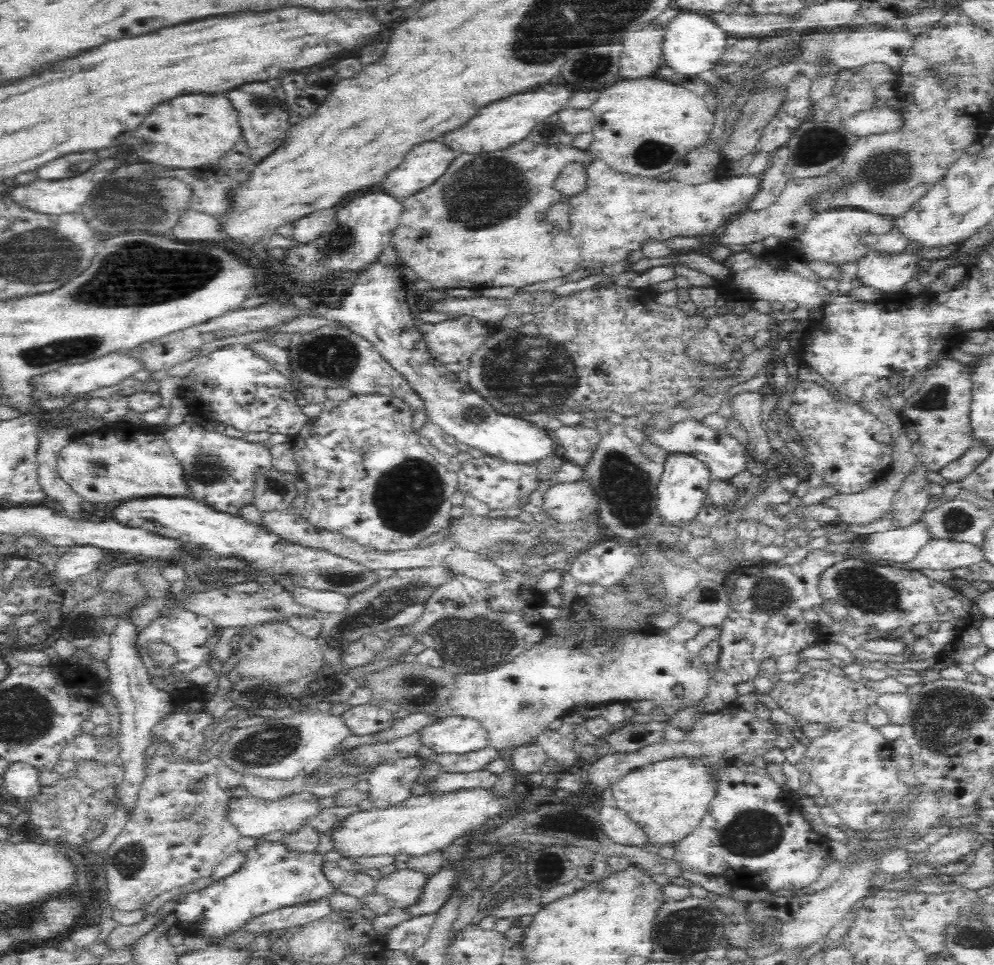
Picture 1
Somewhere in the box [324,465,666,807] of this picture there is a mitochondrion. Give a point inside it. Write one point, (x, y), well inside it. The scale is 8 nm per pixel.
(469, 643)

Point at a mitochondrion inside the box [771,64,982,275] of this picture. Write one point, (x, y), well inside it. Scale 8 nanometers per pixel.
(884, 172)

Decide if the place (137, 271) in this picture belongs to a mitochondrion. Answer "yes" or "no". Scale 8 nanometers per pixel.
yes

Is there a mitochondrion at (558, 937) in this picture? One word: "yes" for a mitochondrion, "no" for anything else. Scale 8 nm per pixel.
no

